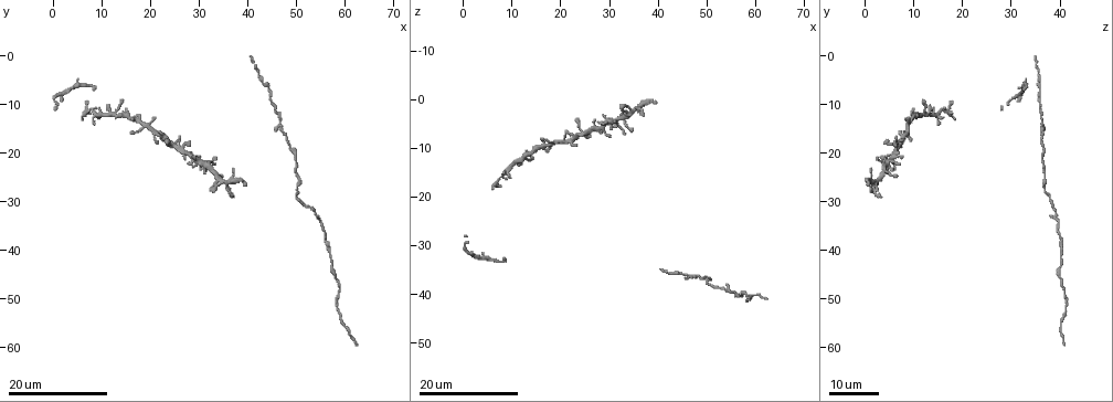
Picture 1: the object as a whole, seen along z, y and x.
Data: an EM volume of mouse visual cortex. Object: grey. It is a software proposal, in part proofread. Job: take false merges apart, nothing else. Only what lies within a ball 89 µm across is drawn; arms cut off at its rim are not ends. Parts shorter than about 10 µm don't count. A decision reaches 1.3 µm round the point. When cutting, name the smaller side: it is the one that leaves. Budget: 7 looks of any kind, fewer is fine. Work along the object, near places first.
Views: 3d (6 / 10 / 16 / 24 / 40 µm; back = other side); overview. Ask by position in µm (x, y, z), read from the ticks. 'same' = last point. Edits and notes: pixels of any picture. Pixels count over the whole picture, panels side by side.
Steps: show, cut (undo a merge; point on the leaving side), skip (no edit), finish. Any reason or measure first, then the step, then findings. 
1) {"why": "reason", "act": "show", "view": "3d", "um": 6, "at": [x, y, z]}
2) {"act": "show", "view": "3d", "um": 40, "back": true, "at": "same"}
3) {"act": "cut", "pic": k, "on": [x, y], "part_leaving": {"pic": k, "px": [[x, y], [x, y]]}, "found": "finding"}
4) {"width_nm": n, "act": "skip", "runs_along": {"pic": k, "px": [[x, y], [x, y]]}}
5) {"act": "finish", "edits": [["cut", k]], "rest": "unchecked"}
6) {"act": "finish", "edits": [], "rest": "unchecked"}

{"why": "thick turns thin", "act": "show", "view": "3d", "um": 16, "at": [44.0, 7.5, 36.0]}

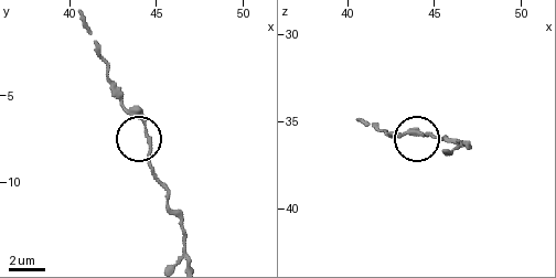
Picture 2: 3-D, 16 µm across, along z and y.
{"why": "zoom in", "act": "show", "view": "3d", "um": 10, "at": "same"}

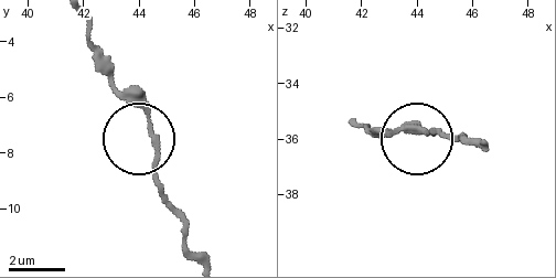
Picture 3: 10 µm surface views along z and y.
{"act": "skip", "runs_along": {"pic": 3, "px": [[359, 125], [439, 134]]}, "found": "all the same neuron"}

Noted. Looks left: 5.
{"why": "calibre changes", "act": "show", "view": "3d", "um": 24, "at": [50.5, 27.0, 36.5]}

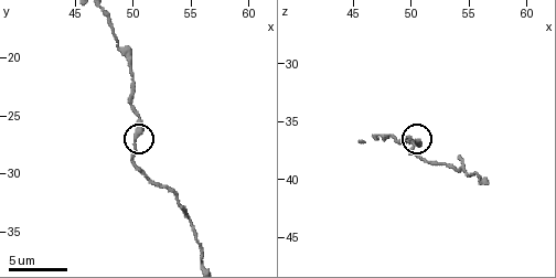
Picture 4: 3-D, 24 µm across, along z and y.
{"act": "show", "view": "3d", "um": 6, "at": [50.0, 27.2, 36.8]}

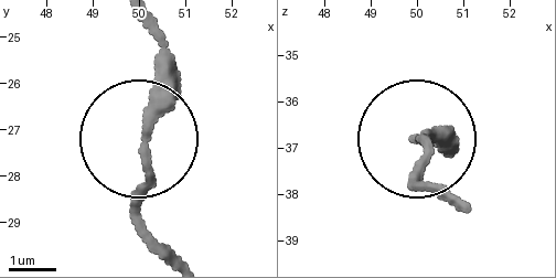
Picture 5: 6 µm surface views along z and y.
{"width_nm": 220, "act": "skip", "runs_along": {"pic": 5, "px": [[139, 23], [159, 59], [147, 233]]}, "found": "all the same neuron"}

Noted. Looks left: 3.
{"why": "calibre changes", "act": "show", "view": "3d", "um": 6, "at": [49.8, 20.6, 36.2]}

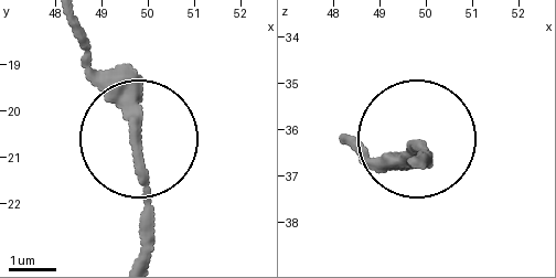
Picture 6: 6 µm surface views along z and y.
{"act": "skip", "runs_along": {"pic": 6, "px": [[68, 20], [88, 79], [145, 151], [145, 257]]}, "found": "one neuron here"}

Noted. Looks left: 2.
{"act": "finish", "edits": [], "rest": "unchecked"}

